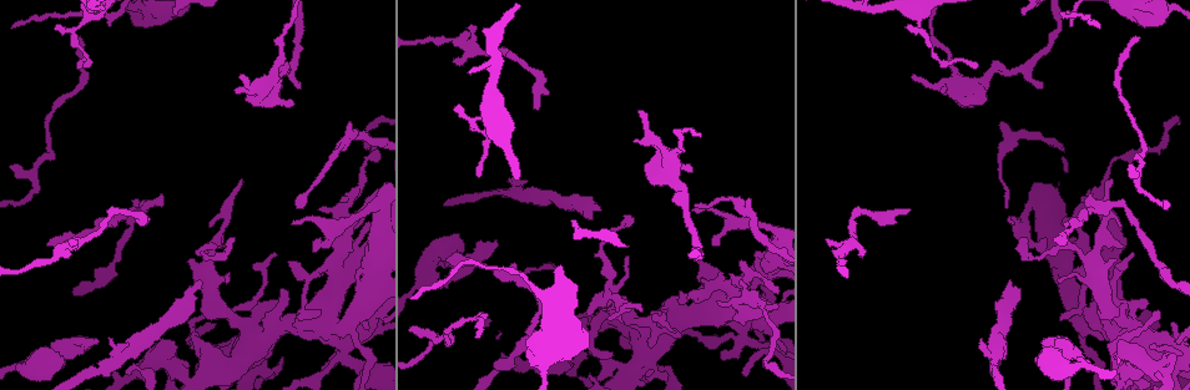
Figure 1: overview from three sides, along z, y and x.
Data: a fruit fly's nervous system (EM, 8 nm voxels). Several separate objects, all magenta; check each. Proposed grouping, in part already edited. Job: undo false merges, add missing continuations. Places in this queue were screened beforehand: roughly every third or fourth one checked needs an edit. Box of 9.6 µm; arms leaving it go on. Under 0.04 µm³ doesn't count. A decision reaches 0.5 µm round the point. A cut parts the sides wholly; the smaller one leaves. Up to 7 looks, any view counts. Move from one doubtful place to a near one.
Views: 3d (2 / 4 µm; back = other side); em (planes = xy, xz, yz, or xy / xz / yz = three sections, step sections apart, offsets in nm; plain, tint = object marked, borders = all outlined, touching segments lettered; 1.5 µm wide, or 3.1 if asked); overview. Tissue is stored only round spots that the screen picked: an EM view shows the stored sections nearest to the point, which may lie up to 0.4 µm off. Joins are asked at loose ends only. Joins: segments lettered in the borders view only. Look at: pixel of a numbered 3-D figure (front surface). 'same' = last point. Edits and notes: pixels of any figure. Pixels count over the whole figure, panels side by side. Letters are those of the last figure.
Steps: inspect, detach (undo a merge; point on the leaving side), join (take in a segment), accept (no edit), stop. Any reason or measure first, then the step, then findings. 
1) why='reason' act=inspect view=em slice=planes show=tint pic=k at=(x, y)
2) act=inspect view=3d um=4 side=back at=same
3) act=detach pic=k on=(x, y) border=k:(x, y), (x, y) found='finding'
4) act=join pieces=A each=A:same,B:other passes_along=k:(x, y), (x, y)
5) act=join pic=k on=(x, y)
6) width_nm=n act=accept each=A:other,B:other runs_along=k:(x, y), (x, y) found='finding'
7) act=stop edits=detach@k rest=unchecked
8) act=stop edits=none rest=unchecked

why='tapers out' act=inspect view=3d um=4 pic=1 at=(135, 209)

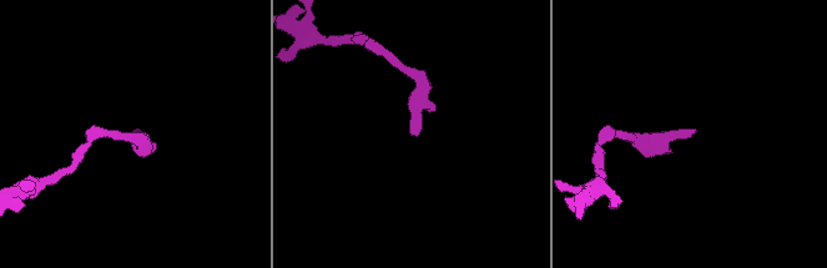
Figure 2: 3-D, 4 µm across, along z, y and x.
act=inspect view=em slice=planes show=borders pic=2 at=(137, 130)

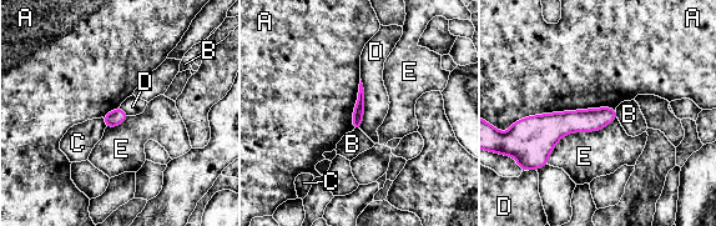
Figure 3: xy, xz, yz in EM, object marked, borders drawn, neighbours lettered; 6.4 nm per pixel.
act=accept each=A:other,B:other,C:other,D:other,E:other border=3:(615, 109), (528, 115), (503, 132) found='none of them fits'

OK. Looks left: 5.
act=inspect view=em slice=planes show=borders pic=1 at=(718, 303)

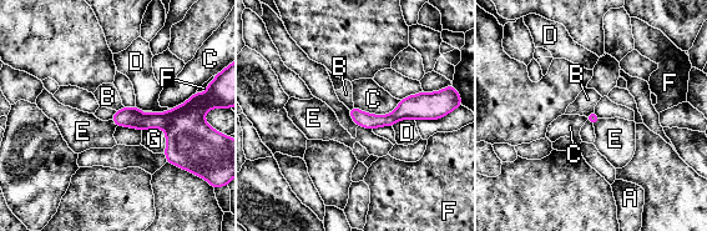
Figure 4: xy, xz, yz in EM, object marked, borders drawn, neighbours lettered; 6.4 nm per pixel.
longest_contact=C:300nm act=accept each=A:other,B:other,C:other,D:other,E:other,F:other,G:other border=4:(358, 125), (372, 130) found='none of them fits'

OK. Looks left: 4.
why='closes a loop' act=inspect view=em slice=xy step=4 show=borders pic=1 at=(1082, 291)

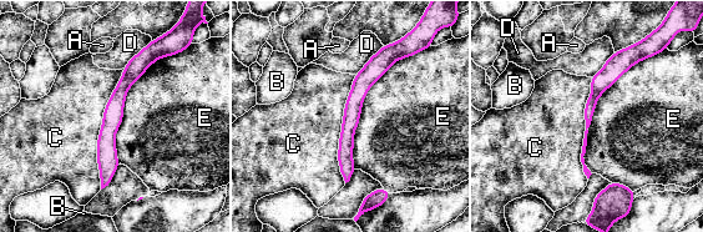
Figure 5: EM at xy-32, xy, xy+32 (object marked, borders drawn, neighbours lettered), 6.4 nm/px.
width_nm=70 longest_contact=E:850nm act=accept each=A:other,B:other,C:other,D:other,E:other found='one cell here'

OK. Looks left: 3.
act=stop edits=none rest=unchecked

